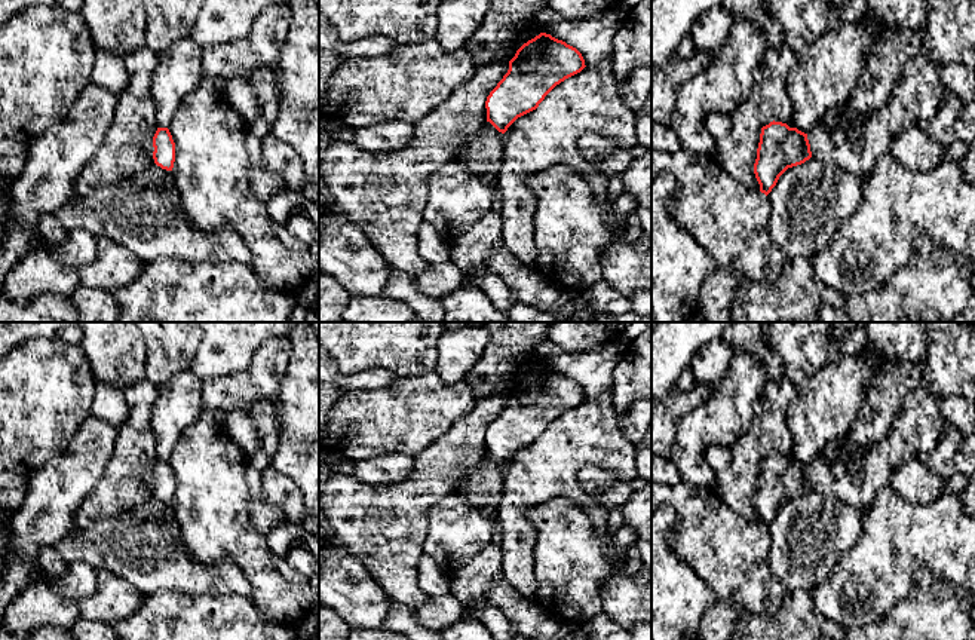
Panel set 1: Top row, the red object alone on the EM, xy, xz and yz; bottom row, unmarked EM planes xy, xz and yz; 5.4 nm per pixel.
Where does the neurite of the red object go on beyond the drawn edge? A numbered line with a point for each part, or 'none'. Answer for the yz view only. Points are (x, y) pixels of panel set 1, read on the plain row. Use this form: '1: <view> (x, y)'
none

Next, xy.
none

